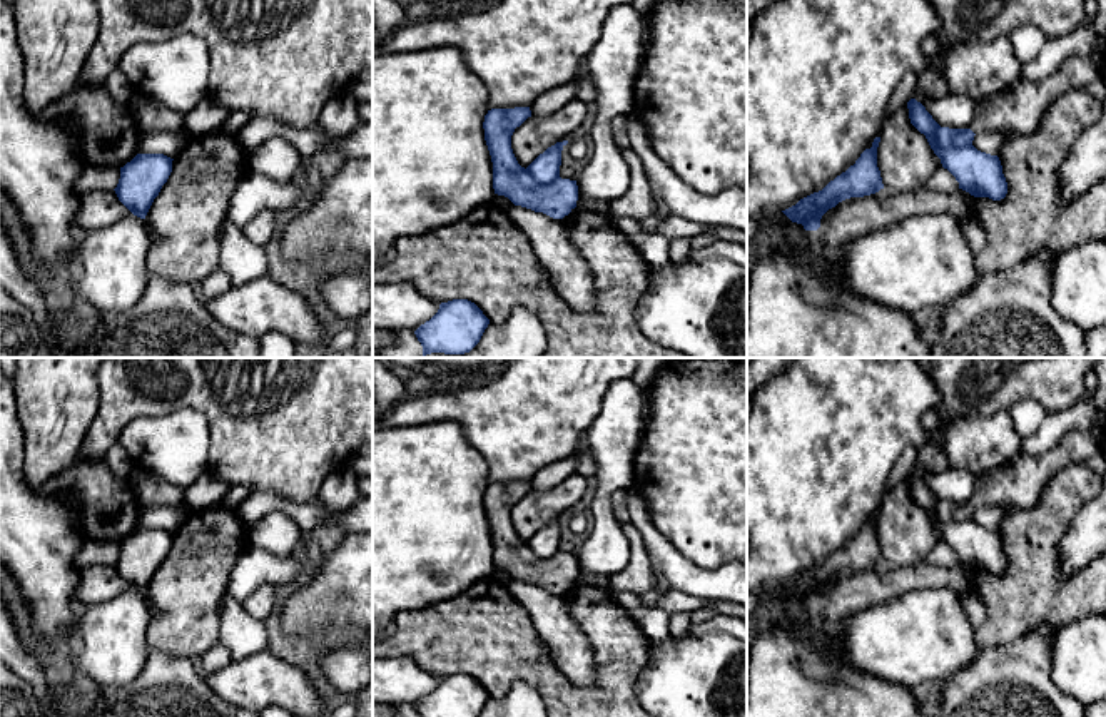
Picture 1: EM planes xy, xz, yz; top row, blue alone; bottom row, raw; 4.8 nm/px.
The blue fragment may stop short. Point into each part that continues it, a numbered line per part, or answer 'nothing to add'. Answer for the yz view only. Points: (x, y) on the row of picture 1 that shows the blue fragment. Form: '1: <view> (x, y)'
1: yz (1019, 107)

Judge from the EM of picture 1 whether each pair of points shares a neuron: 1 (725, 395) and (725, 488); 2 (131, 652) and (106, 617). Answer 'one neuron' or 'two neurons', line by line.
1: one neuron
2: one neuron

